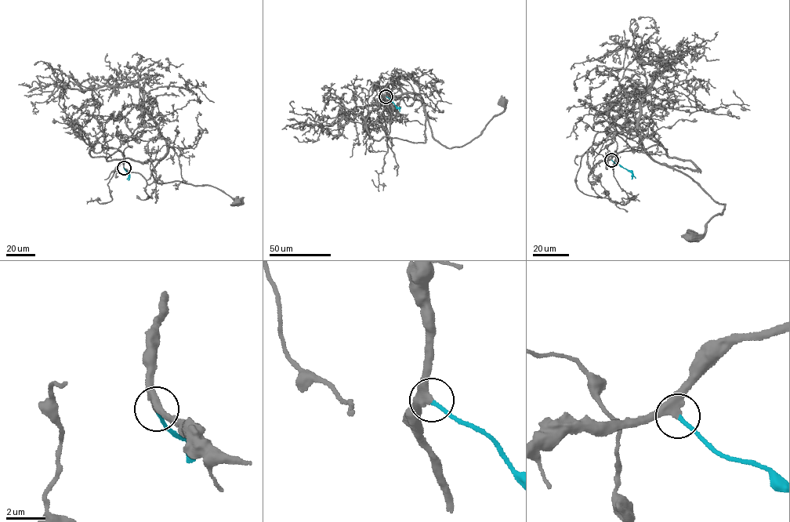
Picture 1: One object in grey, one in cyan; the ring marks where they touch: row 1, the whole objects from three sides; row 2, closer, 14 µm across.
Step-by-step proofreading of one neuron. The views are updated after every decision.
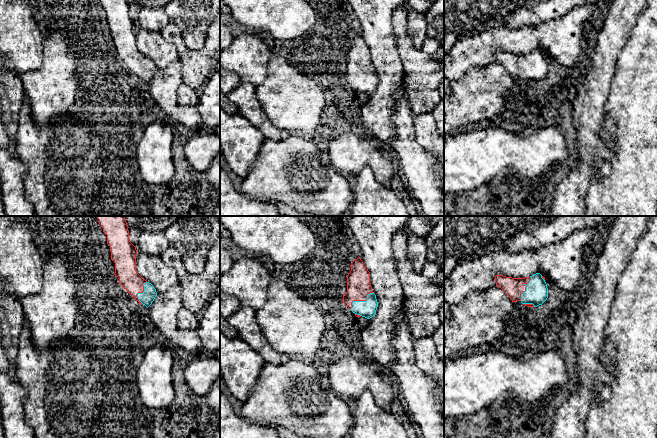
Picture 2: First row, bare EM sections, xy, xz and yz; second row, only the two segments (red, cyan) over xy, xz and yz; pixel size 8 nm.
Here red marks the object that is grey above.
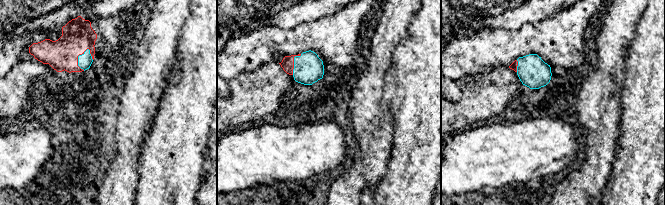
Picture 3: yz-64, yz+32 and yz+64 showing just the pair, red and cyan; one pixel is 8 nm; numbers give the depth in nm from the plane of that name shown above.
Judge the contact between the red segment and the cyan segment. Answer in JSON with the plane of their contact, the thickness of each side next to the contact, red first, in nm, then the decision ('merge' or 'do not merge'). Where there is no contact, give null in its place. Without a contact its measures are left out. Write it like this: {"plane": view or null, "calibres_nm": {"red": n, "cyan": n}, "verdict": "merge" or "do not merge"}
{"plane": "xz", "calibres_nm": {"red": 190, "cyan": 140}, "verdict": "merge"}

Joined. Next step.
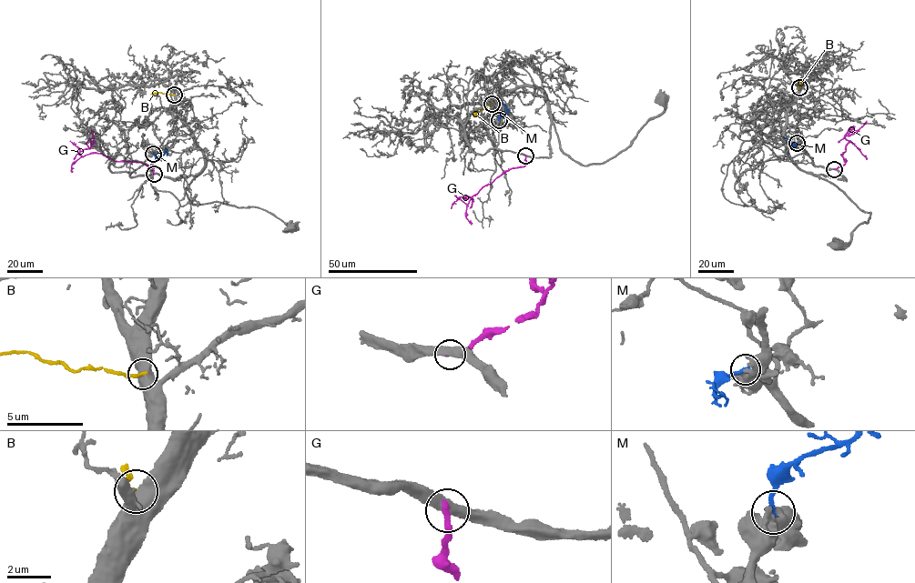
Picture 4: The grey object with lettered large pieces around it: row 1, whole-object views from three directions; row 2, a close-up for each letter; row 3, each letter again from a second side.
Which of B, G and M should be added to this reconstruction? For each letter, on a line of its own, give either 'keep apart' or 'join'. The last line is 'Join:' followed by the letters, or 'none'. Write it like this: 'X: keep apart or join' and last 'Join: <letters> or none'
B: keep apart
G: keep apart
M: keep apart
Join: none

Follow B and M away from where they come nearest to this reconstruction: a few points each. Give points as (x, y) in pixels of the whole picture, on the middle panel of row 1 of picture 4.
B: (492, 104), (473, 116)
M: (499, 120), (506, 111), (500, 100)

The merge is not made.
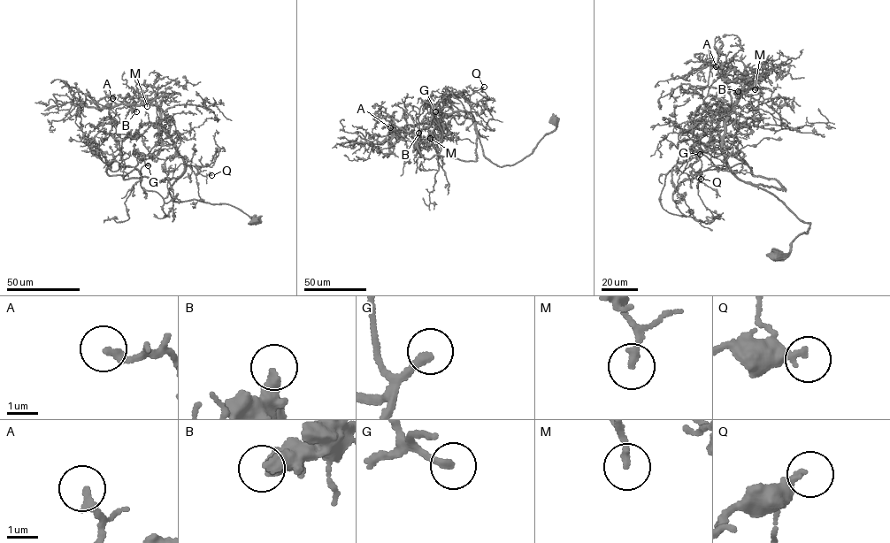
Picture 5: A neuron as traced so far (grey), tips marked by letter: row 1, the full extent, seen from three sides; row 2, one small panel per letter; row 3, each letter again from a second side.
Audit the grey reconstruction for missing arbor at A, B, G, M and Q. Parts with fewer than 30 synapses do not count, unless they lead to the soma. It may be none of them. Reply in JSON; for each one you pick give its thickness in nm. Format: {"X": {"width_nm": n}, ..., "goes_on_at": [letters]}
{"G": {"width_nm": 240}, "goes_on_at": ["G"]}

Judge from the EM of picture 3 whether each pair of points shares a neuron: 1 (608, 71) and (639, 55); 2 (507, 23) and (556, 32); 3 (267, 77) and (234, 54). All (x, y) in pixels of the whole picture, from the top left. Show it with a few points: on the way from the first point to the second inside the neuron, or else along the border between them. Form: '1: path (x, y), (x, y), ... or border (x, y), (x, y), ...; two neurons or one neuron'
1: border (632, 40), (624, 52), (624, 79), (621, 85); two neurons
2: border (543, 19), (526, 23), (516, 29), (498, 29); two neurons
3: border (278, 62), (264, 63), (234, 77); two neurons

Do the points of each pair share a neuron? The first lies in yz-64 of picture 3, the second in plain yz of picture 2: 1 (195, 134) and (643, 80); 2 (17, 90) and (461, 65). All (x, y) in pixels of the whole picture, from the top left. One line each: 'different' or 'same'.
1: same
2: different

